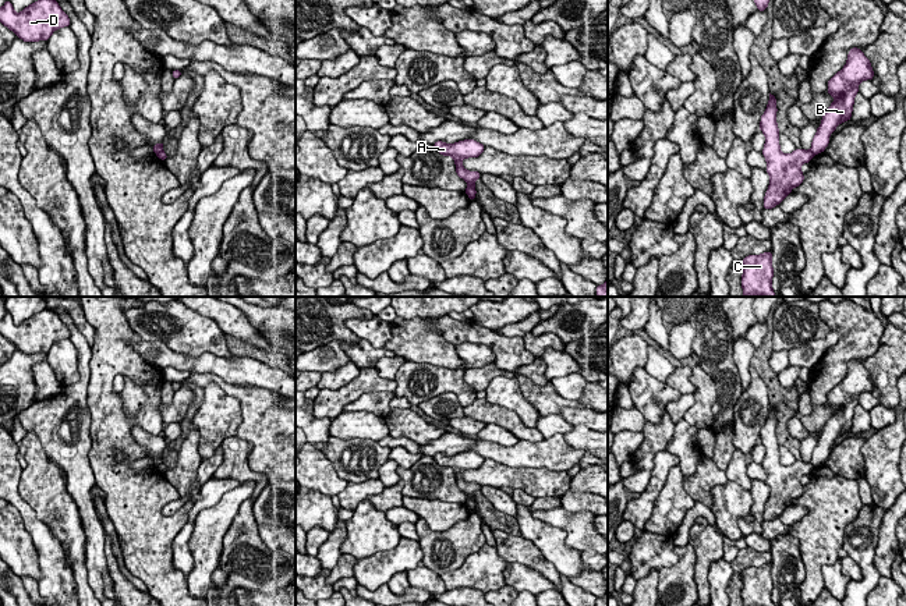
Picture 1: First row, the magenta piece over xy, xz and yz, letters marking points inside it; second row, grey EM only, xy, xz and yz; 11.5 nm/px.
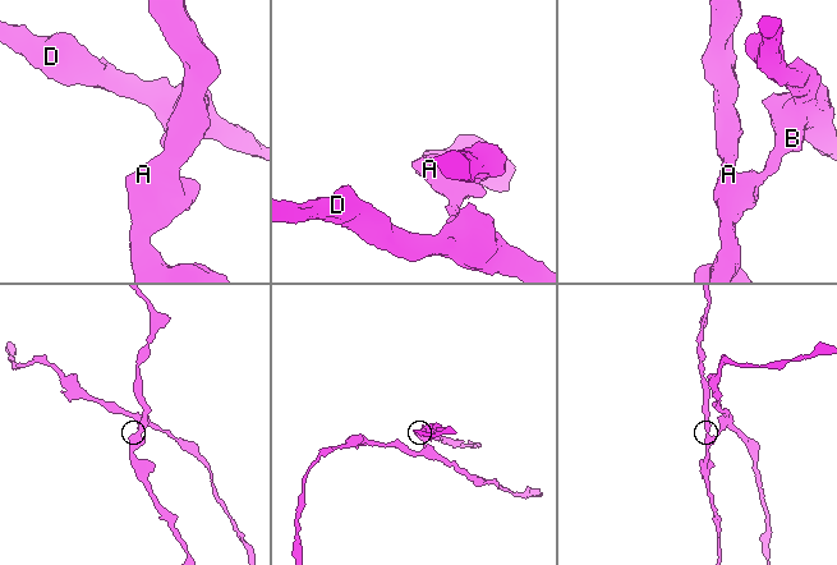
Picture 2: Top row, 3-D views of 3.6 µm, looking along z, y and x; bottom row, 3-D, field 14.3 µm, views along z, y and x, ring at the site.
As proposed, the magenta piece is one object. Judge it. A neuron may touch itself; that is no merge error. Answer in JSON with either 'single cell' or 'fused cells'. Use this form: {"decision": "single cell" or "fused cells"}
{"decision": "fused cells"}

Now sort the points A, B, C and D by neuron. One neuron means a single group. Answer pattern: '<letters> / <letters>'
A C / B D

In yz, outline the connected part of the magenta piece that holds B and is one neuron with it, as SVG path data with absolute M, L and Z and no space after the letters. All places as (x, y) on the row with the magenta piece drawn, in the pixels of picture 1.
M857 47L849 50L845 67L828 81L827 93L835 100L822 116L821 125L811 142L811 152L818 155L825 150L829 143L829 135L835 128L852 118L854 96L859 92L859 84L866 79L873 79L874 71L870 60Z

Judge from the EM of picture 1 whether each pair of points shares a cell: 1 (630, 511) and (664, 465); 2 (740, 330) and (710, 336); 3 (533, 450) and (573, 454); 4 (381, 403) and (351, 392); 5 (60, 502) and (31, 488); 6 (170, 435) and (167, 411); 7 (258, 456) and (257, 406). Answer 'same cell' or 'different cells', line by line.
1: same cell
2: different cells
3: same cell
4: different cells
5: same cell
6: different cells
7: same cell

